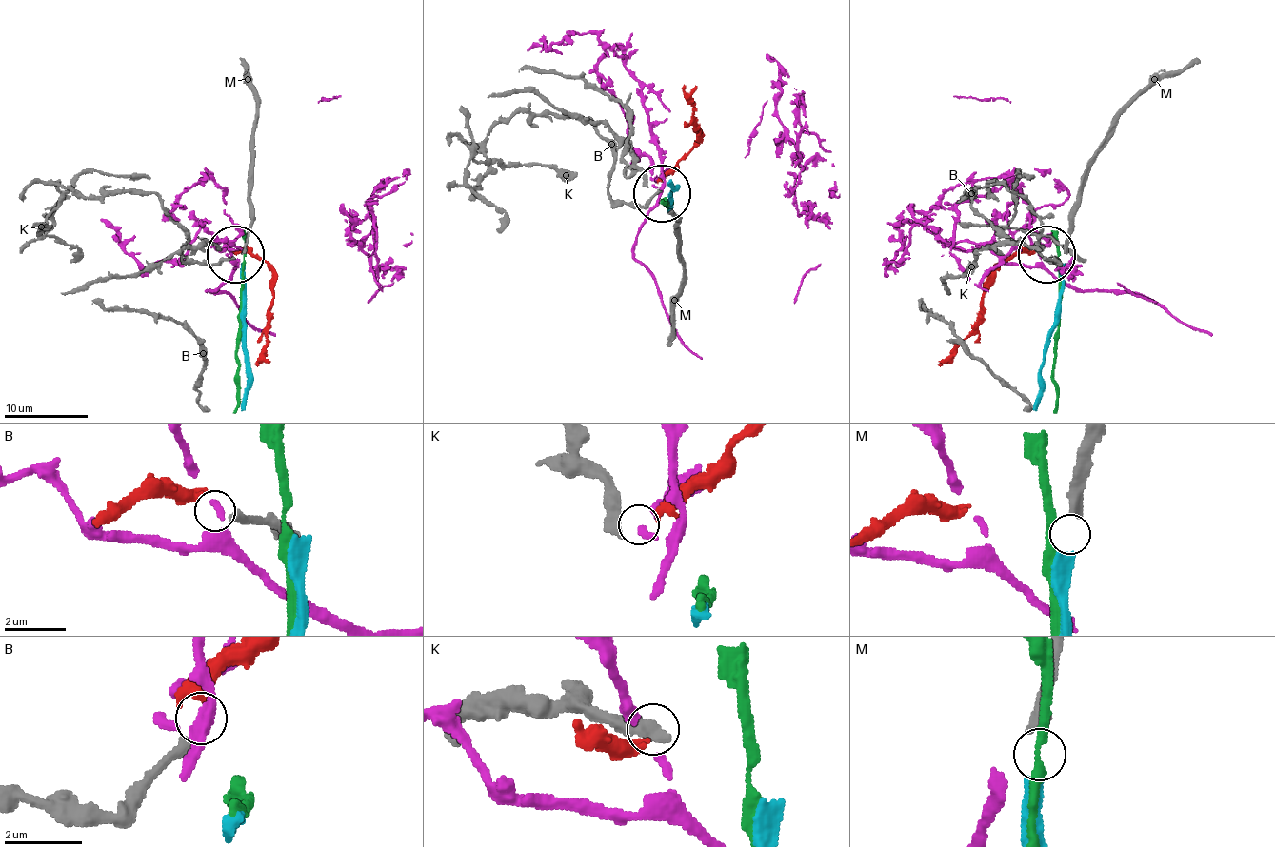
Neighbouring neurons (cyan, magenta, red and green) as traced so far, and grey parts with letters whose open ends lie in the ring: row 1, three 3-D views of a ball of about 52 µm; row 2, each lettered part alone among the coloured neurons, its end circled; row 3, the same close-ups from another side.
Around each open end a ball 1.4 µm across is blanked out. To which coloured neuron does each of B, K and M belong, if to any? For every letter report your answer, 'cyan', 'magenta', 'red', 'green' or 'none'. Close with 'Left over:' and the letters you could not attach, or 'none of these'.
B: none
K: red
M: cyan
Left over: B

